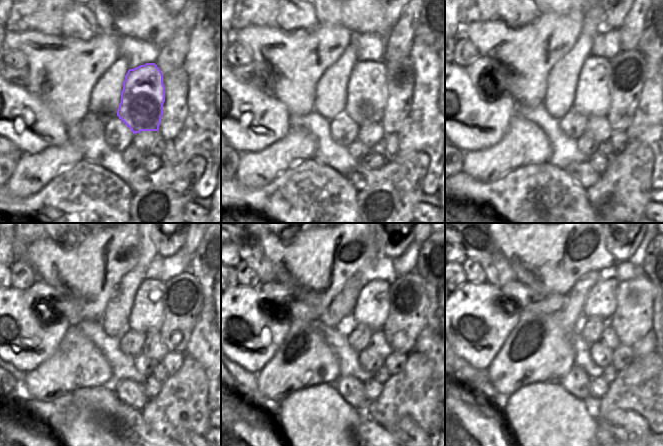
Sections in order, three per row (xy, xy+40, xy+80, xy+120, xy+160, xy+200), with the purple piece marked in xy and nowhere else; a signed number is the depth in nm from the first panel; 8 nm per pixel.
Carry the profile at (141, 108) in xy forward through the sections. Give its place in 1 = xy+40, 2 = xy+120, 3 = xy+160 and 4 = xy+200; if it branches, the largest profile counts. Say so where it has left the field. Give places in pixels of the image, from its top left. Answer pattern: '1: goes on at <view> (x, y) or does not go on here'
1: goes on at xy+40 (367, 95)
2: goes on at xy+120 (146, 314)
3: goes on at xy+160 (372, 308)
4: goes on at xy+200 (600, 301)

